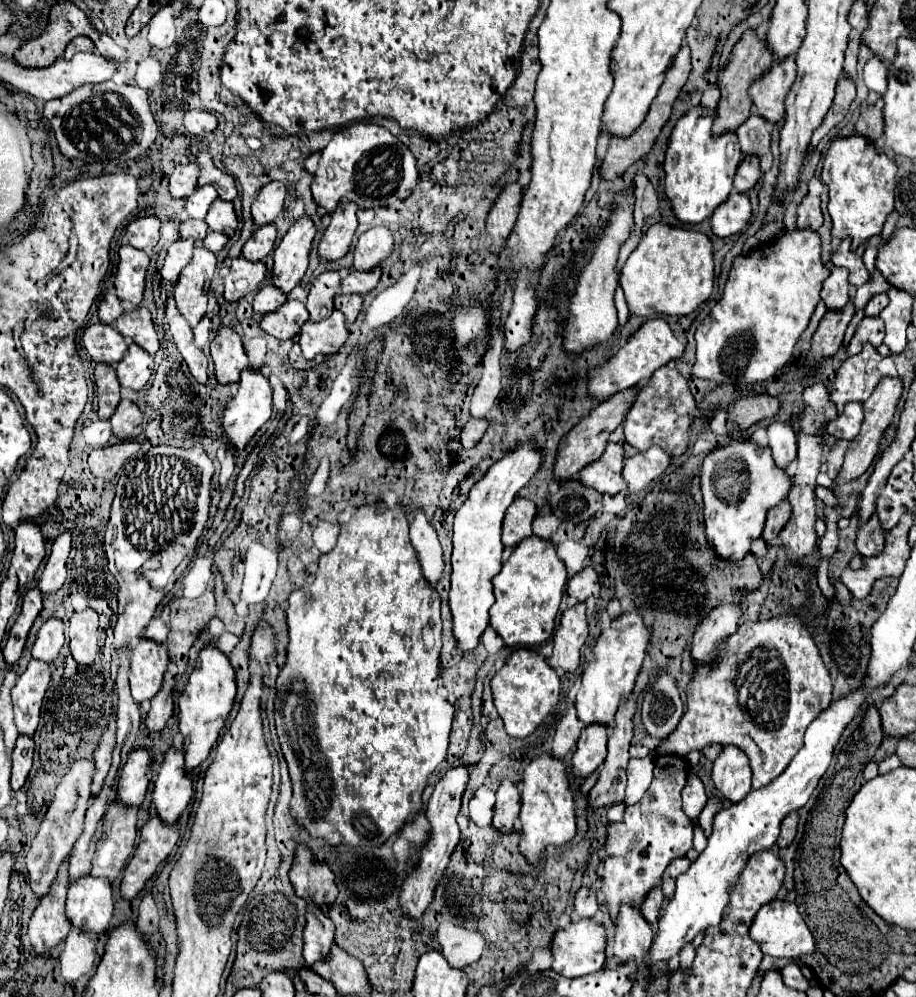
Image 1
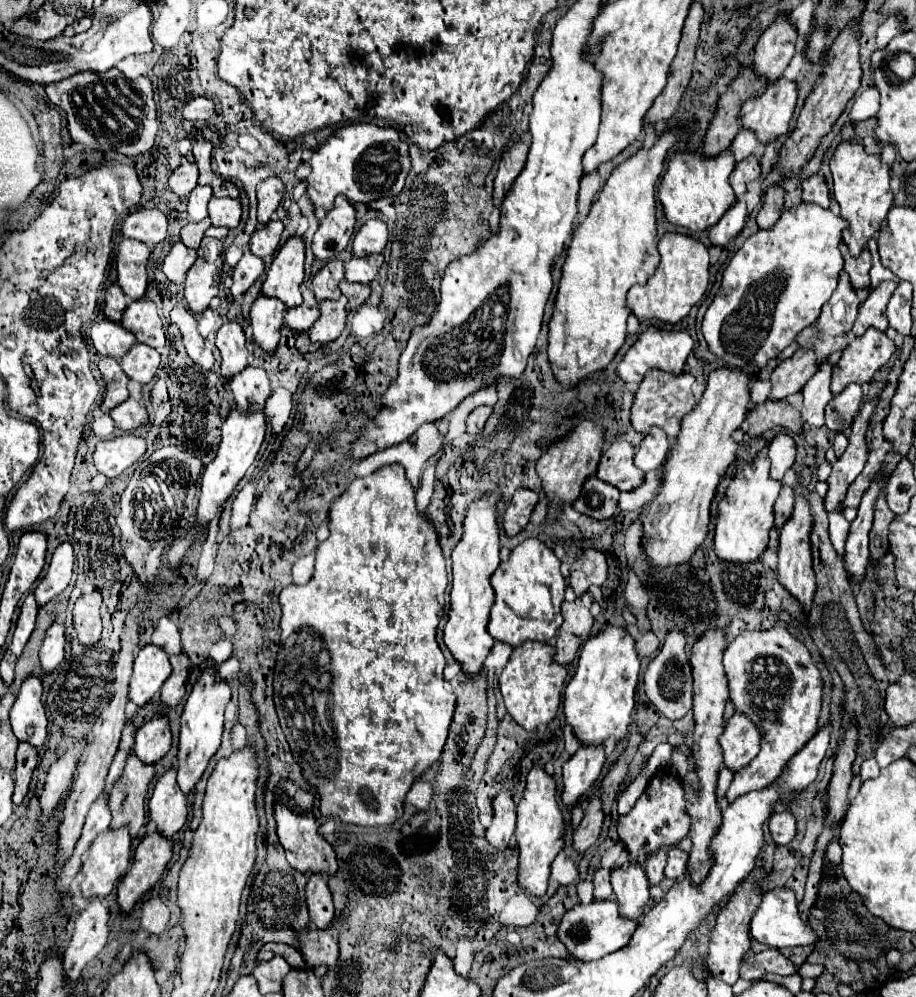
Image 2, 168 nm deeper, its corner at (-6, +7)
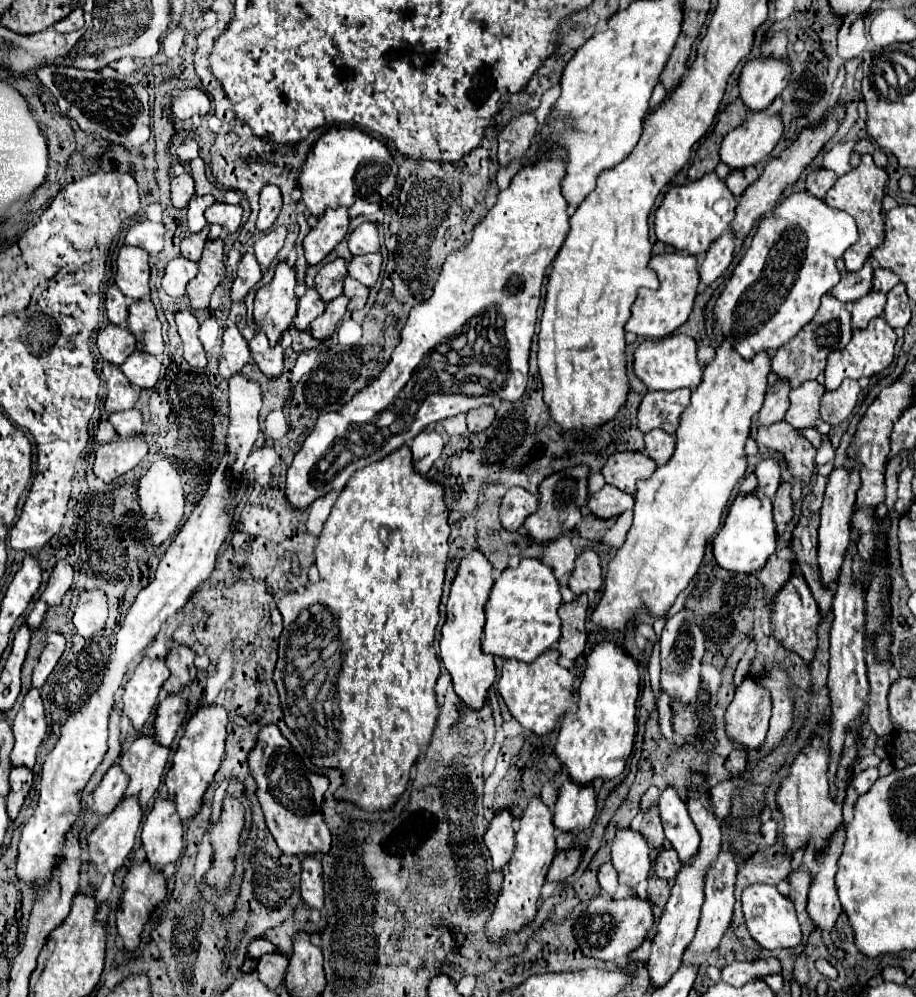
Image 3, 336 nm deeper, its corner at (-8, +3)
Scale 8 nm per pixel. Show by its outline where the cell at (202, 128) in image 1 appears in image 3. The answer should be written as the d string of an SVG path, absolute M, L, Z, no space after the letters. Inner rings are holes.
M196 88L176 92L172 100L172 112L180 120L192 118L192 116L206 116L210 112L210 100L202 90L196 90Z

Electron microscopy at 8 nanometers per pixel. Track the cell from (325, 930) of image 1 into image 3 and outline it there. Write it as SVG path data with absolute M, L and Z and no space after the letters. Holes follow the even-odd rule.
M318 856L302 860L302 900L310 908L324 910L324 882Z

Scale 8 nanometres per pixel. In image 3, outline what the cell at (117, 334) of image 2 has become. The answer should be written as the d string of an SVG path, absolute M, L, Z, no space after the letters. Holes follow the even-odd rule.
M108 324L98 332L96 346L104 360L120 366L136 350L136 338L132 338L132 332L128 328Z

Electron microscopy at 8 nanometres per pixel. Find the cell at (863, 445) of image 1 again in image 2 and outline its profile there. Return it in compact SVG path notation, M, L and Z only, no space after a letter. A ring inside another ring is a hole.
M870 400L862 404L858 416L854 418L854 424L850 428L848 436L848 448L846 452L836 460L832 466L832 474L828 476L828 492L824 496L826 512L842 512L842 502L846 496L848 486L854 482L854 478L862 472L866 458L868 458L868 446L866 446L866 428L872 412L876 410L878 400Z

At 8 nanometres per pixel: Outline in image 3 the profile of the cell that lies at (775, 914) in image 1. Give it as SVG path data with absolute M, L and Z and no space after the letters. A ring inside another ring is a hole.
M754 884L744 890L742 894L742 910L746 918L746 928L750 936L766 950L776 950L776 948L794 948L800 946L802 942L802 932L800 924L796 920L796 910L794 902L780 894L776 886L770 884Z

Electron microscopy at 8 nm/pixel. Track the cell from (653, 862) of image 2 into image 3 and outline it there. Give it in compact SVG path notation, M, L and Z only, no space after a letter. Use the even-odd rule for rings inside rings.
M656 806L644 814L640 834L648 840L648 846L652 850L656 850L658 854L664 850L664 846L662 846L664 844L664 832L662 832L662 822L660 822L660 814L658 814Z

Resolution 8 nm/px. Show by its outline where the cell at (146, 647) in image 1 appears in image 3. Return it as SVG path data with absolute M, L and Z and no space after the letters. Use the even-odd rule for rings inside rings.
M144 658L136 670L132 680L124 686L124 714L130 718L132 726L140 730L144 722L150 718L150 712L156 706L158 692L164 680L170 676L164 660L160 658Z

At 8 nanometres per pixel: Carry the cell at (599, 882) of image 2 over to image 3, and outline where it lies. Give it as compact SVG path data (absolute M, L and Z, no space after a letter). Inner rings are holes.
M606 862L606 864L600 866L600 870L598 870L598 882L600 882L600 888L604 892L608 892L610 896L616 892L618 880L616 880L616 870L614 870L612 862Z

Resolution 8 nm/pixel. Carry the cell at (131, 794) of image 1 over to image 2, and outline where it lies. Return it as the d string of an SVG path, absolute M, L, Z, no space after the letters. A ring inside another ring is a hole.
M154 716L136 732L136 754L142 762L158 762L170 750L172 734L166 716Z

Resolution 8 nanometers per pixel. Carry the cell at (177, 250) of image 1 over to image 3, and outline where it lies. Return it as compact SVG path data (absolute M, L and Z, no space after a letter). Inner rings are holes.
M182 256L174 258L168 262L164 278L162 278L162 288L168 296L184 296L186 284L198 274L198 264L192 260L184 260Z

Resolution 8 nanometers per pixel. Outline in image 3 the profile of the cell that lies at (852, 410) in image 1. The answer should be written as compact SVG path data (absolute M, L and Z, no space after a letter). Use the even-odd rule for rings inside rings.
M844 380L840 384L838 390L832 390L832 392L826 392L824 398L822 398L822 404L820 404L820 414L822 418L830 424L830 426L836 426L840 422L844 422L852 410L856 408L858 404L858 396L860 396L860 384L856 380Z

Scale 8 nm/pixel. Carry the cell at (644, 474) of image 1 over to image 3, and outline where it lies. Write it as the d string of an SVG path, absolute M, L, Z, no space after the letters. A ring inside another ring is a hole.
M652 430L644 436L644 442L646 442L646 456L650 456L658 466L666 464L670 460L670 456L674 454L674 444L676 444L676 438L670 436L668 432L664 430Z

